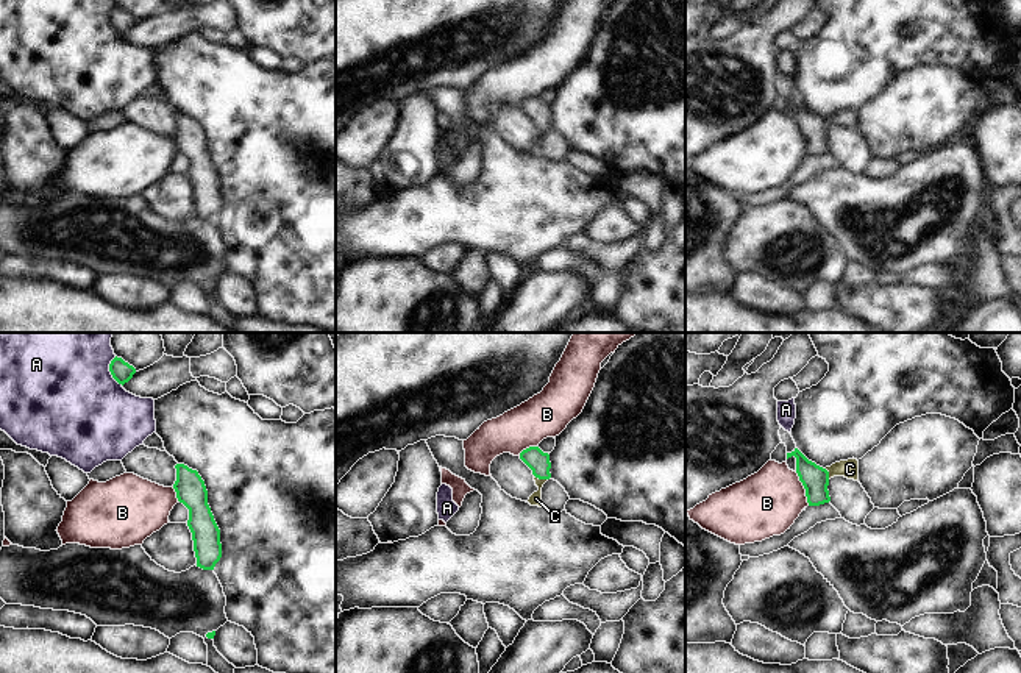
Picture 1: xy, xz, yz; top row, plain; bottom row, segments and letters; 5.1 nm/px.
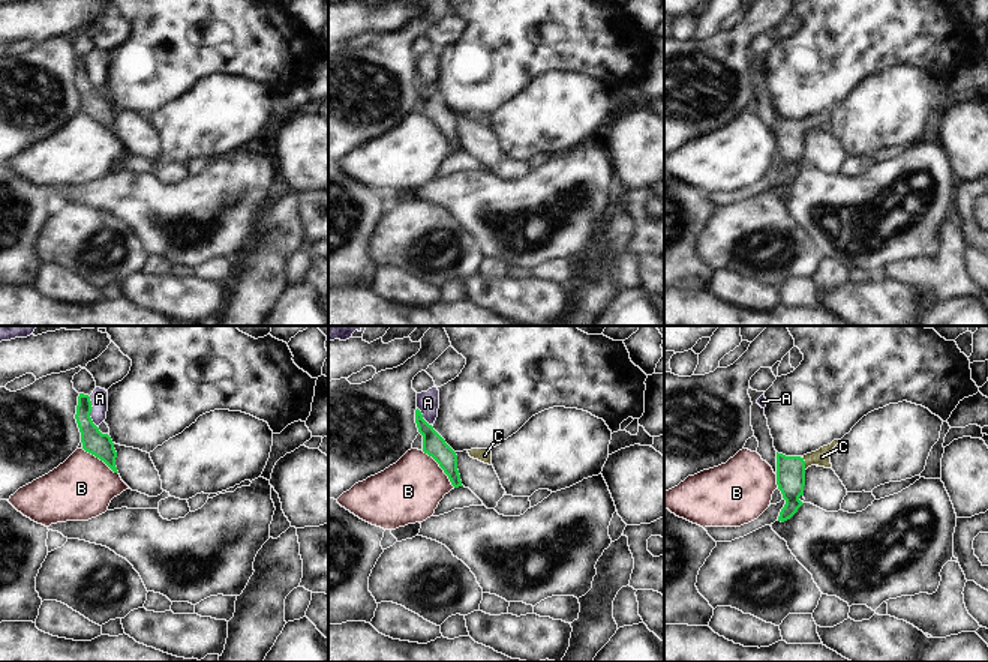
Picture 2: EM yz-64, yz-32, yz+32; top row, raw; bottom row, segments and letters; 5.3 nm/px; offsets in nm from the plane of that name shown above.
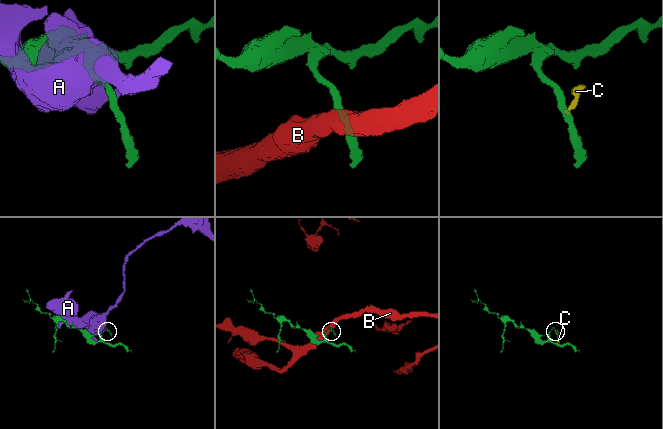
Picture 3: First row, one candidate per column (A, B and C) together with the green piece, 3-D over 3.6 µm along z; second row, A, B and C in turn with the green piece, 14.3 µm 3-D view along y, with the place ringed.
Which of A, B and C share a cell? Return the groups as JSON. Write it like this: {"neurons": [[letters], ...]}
{"neurons": [["A"], ["B"], ["C"]]}

